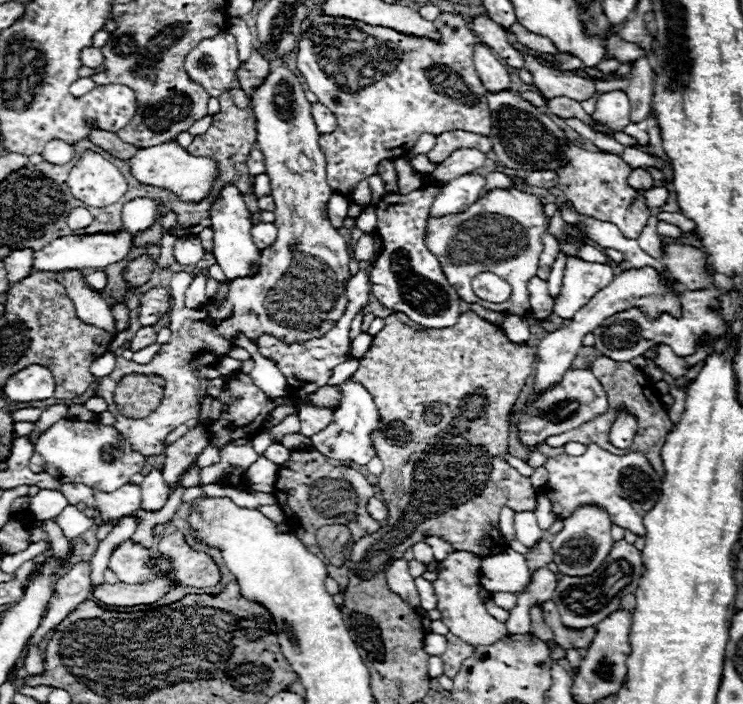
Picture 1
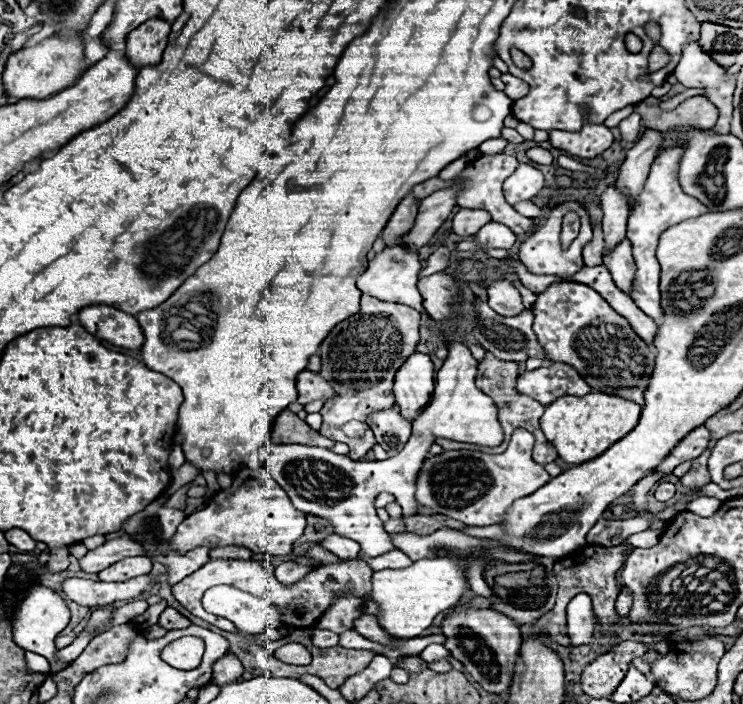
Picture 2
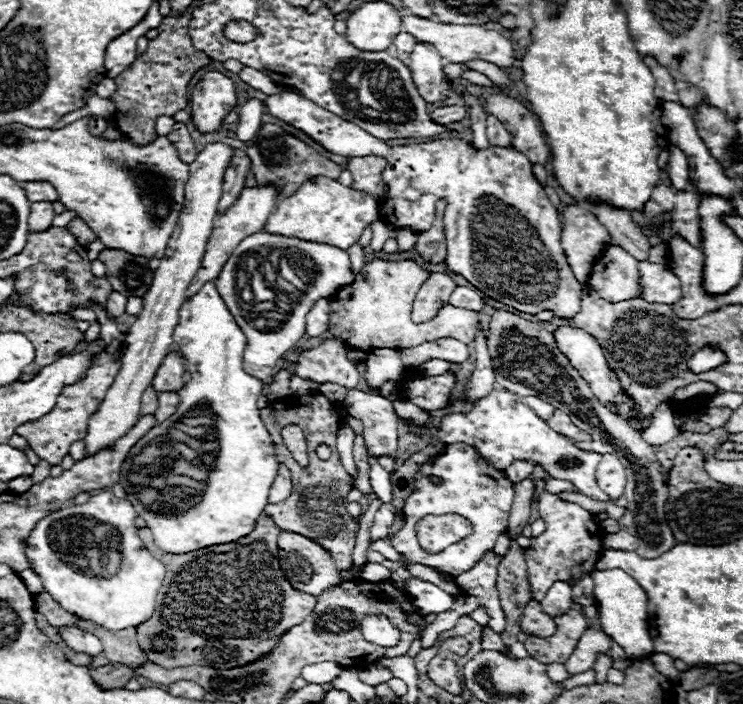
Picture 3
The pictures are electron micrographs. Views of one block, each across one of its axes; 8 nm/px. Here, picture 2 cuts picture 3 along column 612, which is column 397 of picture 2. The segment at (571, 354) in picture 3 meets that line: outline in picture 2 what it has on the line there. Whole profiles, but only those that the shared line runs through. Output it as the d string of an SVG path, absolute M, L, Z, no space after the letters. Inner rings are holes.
M416 352L396 372L394 378L396 406L402 412L402 416L406 416L406 420L414 422L424 412L426 404L432 400L432 394L434 394L434 364L428 354Z

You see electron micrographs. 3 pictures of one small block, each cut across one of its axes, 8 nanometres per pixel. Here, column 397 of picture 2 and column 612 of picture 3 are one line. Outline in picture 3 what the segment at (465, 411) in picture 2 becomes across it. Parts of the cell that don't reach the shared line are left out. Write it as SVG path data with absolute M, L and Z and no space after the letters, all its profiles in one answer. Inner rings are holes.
M604 454L602 462L596 468L596 482L608 494L609 501L615 503L618 496L624 494L626 486L626 470L622 462L612 454Z

